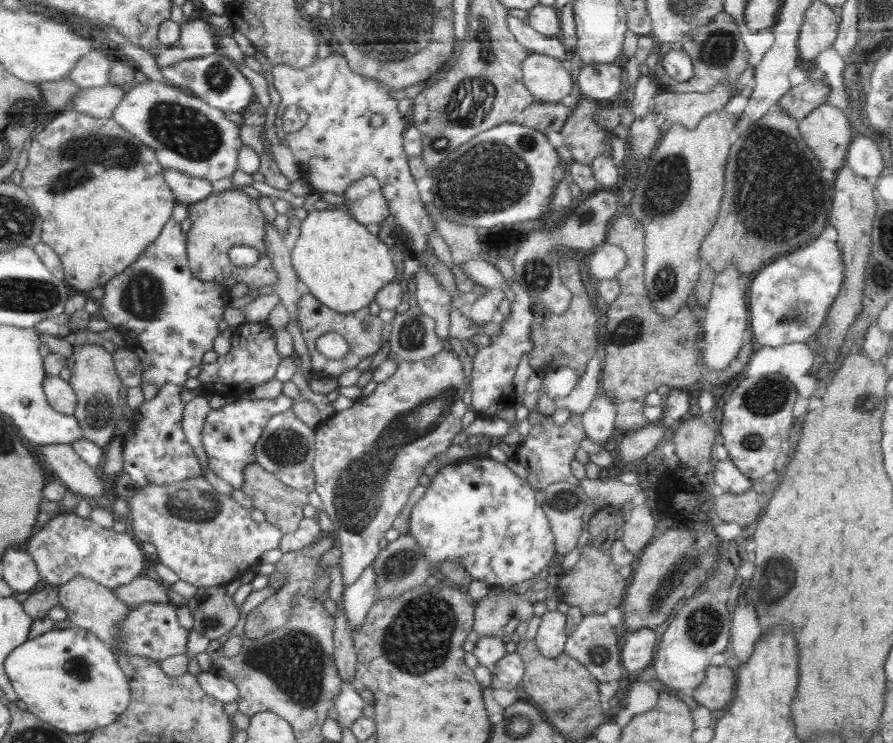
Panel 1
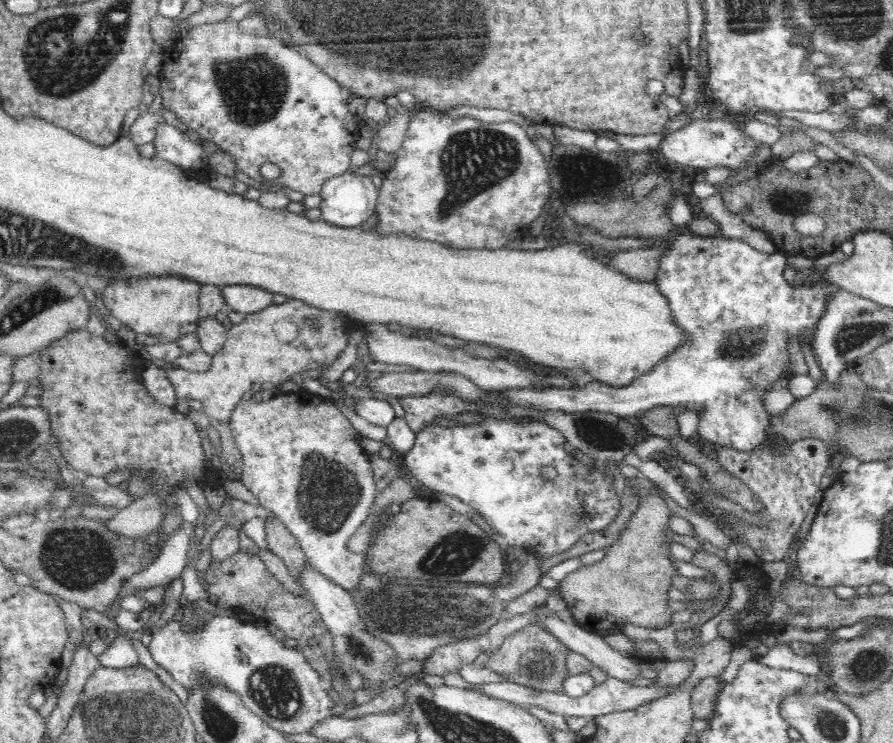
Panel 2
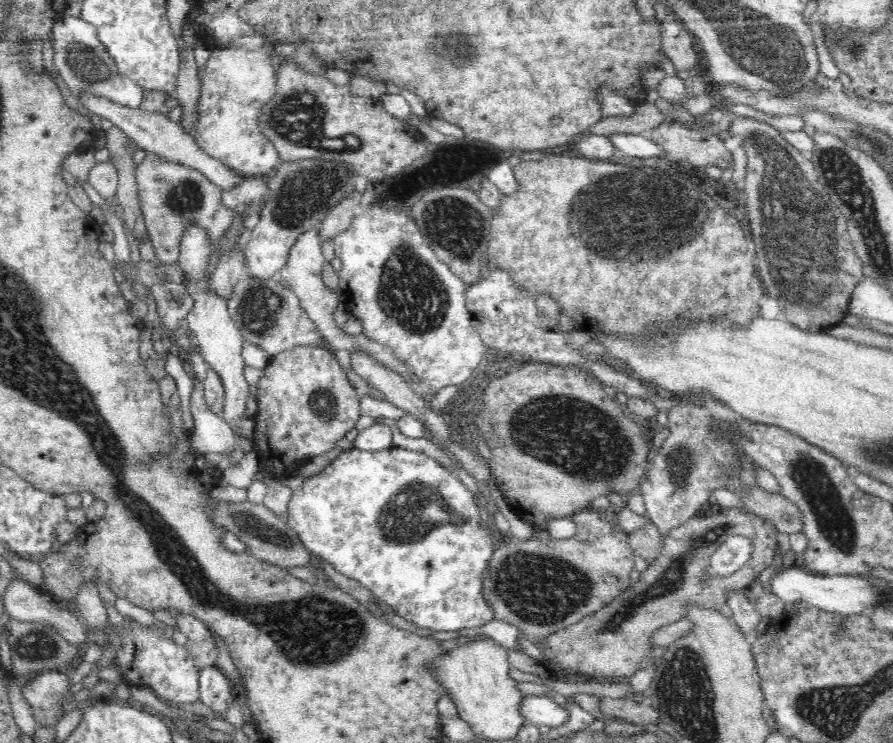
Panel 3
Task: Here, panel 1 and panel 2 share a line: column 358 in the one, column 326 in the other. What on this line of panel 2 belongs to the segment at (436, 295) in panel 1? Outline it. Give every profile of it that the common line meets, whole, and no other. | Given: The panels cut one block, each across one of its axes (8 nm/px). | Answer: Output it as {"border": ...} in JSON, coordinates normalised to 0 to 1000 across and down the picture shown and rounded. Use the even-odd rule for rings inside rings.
{"border":[[[267,28],[237,30],[237,32],[226,32],[226,35],[217,35],[208,43],[208,48],[199,51],[197,58],[193,57],[183,69],[183,90],[179,97],[179,125],[183,131],[183,143],[186,147],[194,148],[206,167],[213,170],[222,178],[225,186],[228,186],[232,195],[243,194],[249,203],[256,205],[263,214],[265,226],[273,234],[278,234],[282,242],[291,246],[305,246],[310,250],[327,253],[338,258],[340,264],[349,261],[358,261],[361,249],[364,242],[373,237],[392,234],[392,221],[394,218],[394,205],[400,201],[399,191],[402,184],[401,164],[394,160],[394,152],[390,148],[391,131],[386,127],[386,120],[381,116],[374,106],[367,104],[363,96],[358,94],[348,79],[336,75],[336,71],[325,65],[318,55],[314,55],[300,47],[275,46],[267,36]],[[298,218],[306,218],[315,227],[315,236],[309,242],[300,242],[291,233],[291,226]]]}

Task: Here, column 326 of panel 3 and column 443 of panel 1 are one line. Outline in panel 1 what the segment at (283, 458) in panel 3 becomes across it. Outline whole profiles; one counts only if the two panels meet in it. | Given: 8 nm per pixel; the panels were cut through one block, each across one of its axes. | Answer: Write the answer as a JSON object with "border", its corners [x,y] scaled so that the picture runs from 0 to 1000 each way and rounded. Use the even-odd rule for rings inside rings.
{"border":[[[504,468],[495,471],[495,474],[486,478],[484,482],[470,485],[466,487],[447,485],[445,497],[439,506],[436,506],[429,515],[422,517],[419,528],[410,533],[401,534],[396,538],[394,548],[383,552],[382,555],[374,556],[370,563],[361,567],[358,573],[353,579],[353,602],[354,611],[351,622],[351,637],[353,641],[353,661],[357,665],[361,673],[358,685],[365,688],[370,700],[373,703],[374,713],[372,720],[376,725],[376,731],[381,738],[382,754],[380,756],[381,770],[383,771],[384,789],[392,789],[399,783],[403,775],[406,774],[408,767],[412,764],[426,746],[426,728],[430,725],[433,713],[439,711],[441,699],[451,686],[452,680],[457,676],[458,665],[462,657],[468,654],[468,643],[473,638],[478,637],[476,627],[489,612],[498,606],[506,598],[506,591],[511,584],[516,581],[517,563],[525,552],[524,525],[521,521],[522,507],[520,499],[516,497],[516,487],[513,478]]]}

